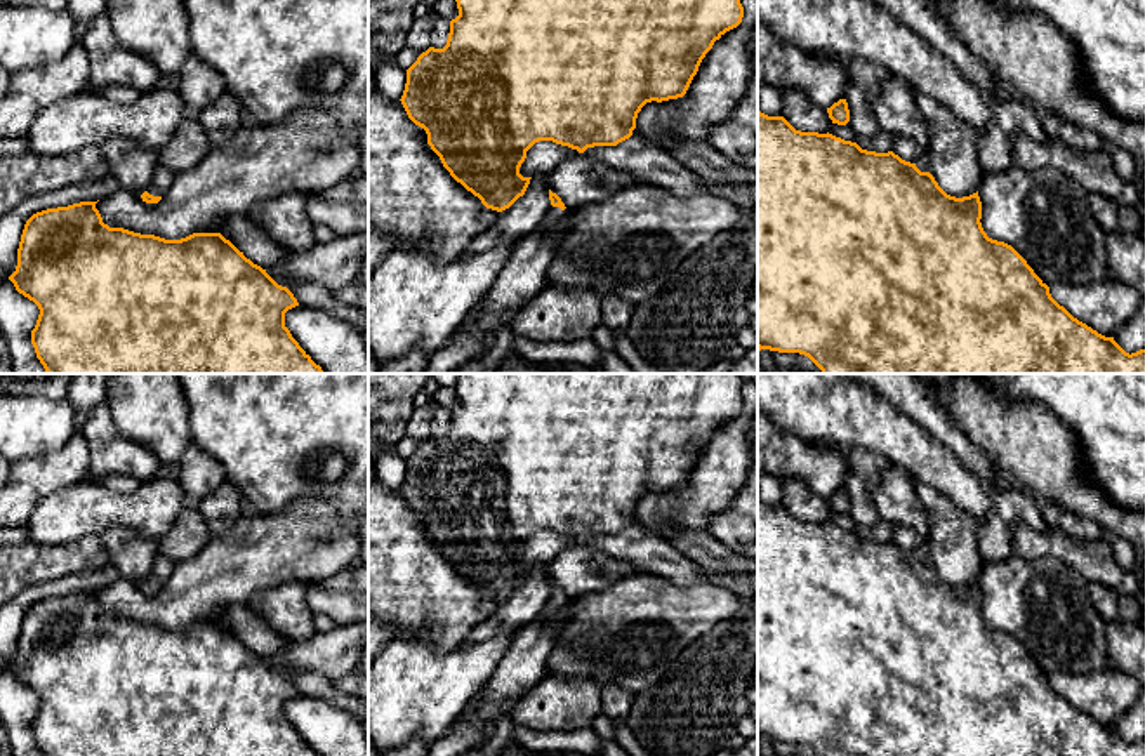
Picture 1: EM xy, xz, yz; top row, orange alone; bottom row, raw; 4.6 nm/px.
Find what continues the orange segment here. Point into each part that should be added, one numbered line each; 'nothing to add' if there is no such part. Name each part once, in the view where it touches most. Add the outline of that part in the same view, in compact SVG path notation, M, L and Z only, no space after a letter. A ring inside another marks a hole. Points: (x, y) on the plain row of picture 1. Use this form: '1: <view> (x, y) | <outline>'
1: xy (162, 569) | M158 554L149 572L148 582L153 586L163 586L172 575L174 568L175 568L174 561Z

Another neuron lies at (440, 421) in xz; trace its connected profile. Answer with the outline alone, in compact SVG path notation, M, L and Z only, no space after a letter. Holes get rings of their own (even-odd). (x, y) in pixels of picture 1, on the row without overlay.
M436 407L436 412L433 414L431 421L431 436L443 438L447 434L448 422L450 422L450 410Z

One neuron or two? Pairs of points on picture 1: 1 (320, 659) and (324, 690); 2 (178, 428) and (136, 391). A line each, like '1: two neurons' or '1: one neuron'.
1: two neurons
2: one neuron

